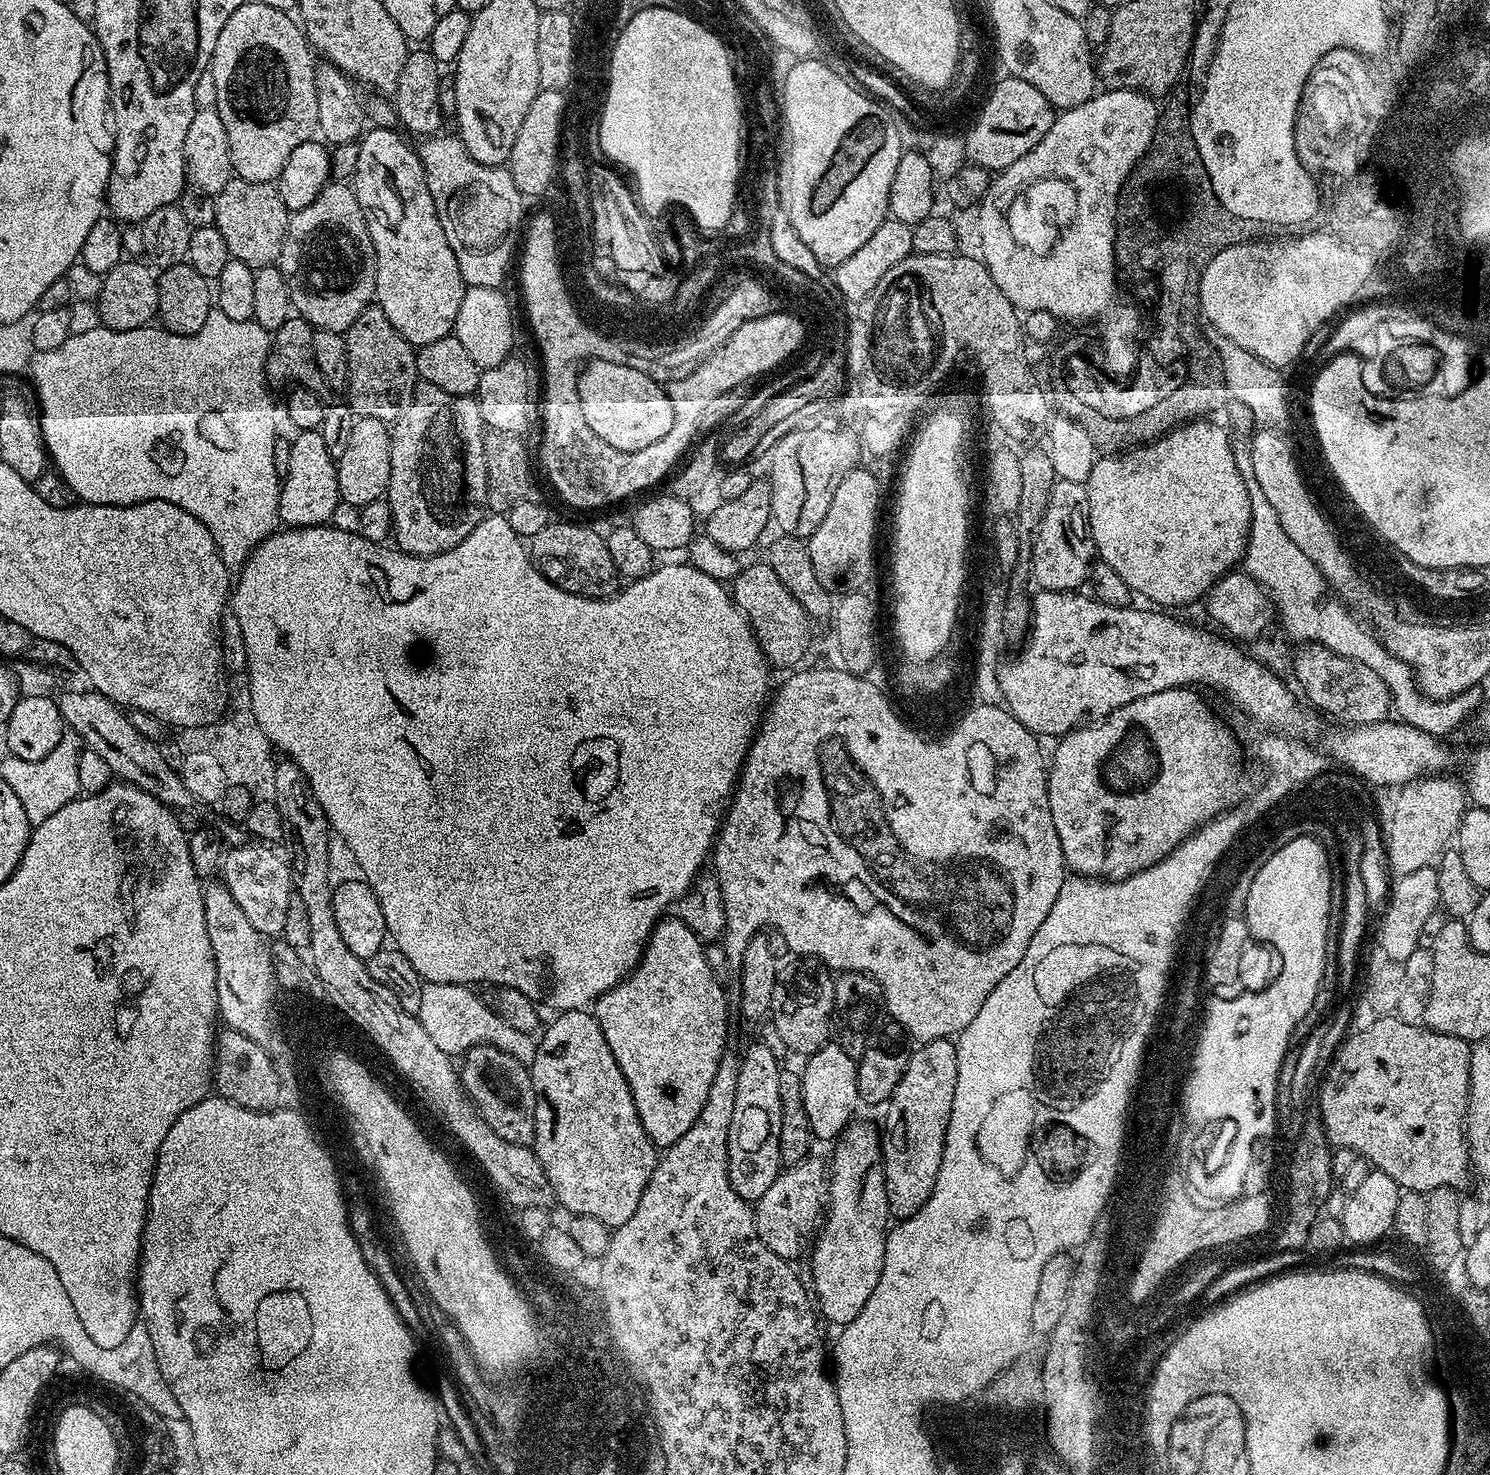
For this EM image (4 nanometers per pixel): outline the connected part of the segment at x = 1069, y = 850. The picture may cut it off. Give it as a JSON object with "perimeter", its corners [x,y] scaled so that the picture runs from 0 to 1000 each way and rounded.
{"perimeter":[[[798,466],[780,468],[777,471],[769,471],[769,473],[764,473],[761,476],[748,480],[744,485],[736,487],[731,494],[723,492],[715,499],[711,500],[709,511],[705,511],[703,521],[703,540],[705,541],[705,555],[707,555],[707,563],[710,563],[710,571],[713,574],[714,585],[717,592],[728,595],[735,595],[739,598],[754,597],[764,591],[768,591],[772,587],[781,583],[792,572],[793,559],[800,559],[805,561],[805,555],[811,551],[813,554],[823,551],[827,542],[829,527],[834,523],[832,510],[827,496],[811,481],[811,477],[805,472],[805,468]]]}

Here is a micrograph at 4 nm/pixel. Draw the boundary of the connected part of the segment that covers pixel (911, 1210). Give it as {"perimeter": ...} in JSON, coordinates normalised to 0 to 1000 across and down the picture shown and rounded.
{"perimeter":[[[638,704],[621,705],[617,708],[615,714],[609,716],[609,722],[605,728],[605,734],[600,739],[595,749],[596,757],[592,764],[592,802],[596,813],[596,820],[599,825],[613,824],[624,812],[630,801],[630,793],[634,784],[635,766],[642,751],[643,736],[643,717],[642,709]]]}

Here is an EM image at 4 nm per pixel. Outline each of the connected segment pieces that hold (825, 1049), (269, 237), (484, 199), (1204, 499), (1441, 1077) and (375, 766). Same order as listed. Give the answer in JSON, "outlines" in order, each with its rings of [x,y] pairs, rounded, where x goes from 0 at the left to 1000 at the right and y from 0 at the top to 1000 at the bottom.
{"outlines":[[[[560,706],[552,708],[548,714],[539,719],[538,747],[541,747],[541,758],[544,758],[544,766],[548,774],[560,774],[566,769],[570,762],[572,761],[574,748],[578,748],[576,742],[576,728],[574,719]]],[[[156,121],[148,131],[144,132],[144,138],[145,140],[144,153],[148,157],[149,161],[152,161],[153,173],[155,176],[165,178],[170,183],[187,177],[195,144],[189,137],[188,128],[185,124],[165,123]]],[[[291,91],[283,94],[281,102],[283,115],[286,118],[286,126],[289,126],[289,134],[291,134],[297,156],[299,156],[299,164],[302,164],[302,169],[305,169],[305,175],[307,175],[307,183],[314,195],[336,195],[341,184],[341,178],[343,176],[344,178],[348,171],[348,163],[353,152],[353,134],[348,126],[345,126],[345,121],[340,113],[321,110],[313,102],[308,92],[298,92]]],[[[806,283],[799,286],[795,286],[791,290],[781,294],[781,296],[767,302],[763,302],[754,308],[744,308],[736,311],[734,316],[733,321],[729,327],[730,332],[730,358],[733,360],[733,368],[734,374],[740,382],[748,384],[750,386],[750,392],[756,395],[756,397],[763,405],[768,404],[774,407],[774,410],[781,414],[789,414],[794,409],[800,409],[802,407],[807,407],[814,397],[821,391],[828,387],[834,380],[836,374],[838,372],[838,360],[840,359],[840,343],[839,336],[837,334],[836,327],[832,321],[829,309],[827,307],[828,299],[824,298],[824,293],[818,290],[811,283]]],[[[941,690],[937,694],[934,694],[934,692],[930,692],[929,694],[925,694],[919,700],[917,700],[914,702],[912,702],[912,701],[908,699],[899,710],[897,711],[895,715],[893,717],[893,721],[891,722],[890,726],[888,727],[887,734],[885,738],[885,750],[886,747],[886,755],[885,755],[885,757],[889,763],[889,769],[891,769],[892,776],[897,778],[909,780],[911,784],[915,786],[916,784],[921,788],[919,790],[923,794],[933,796],[933,799],[936,799],[936,801],[938,801],[938,804],[941,807],[958,809],[963,805],[979,806],[981,805],[980,803],[983,803],[985,800],[987,787],[985,785],[985,774],[983,765],[981,764],[981,760],[985,755],[988,711],[987,710],[986,706],[979,704],[978,702],[974,702],[973,701],[962,700],[959,696],[954,696],[952,694],[951,694],[945,694],[945,692]]],[[[328,348],[325,352],[305,370],[299,374],[291,377],[277,377],[269,374],[265,370],[260,368],[252,369],[242,363],[241,361],[233,361],[220,355],[214,355],[210,358],[194,358],[186,359],[179,363],[168,376],[168,378],[160,386],[161,394],[158,394],[157,401],[154,404],[154,415],[158,417],[158,423],[161,425],[161,431],[164,433],[164,442],[166,444],[166,461],[168,468],[172,472],[172,485],[173,493],[178,496],[181,505],[185,507],[194,516],[201,521],[206,529],[209,538],[213,546],[218,551],[222,563],[231,569],[232,574],[236,577],[239,586],[242,588],[241,593],[247,597],[251,603],[254,612],[256,614],[258,624],[260,628],[260,634],[262,639],[270,647],[272,647],[275,655],[281,658],[282,664],[289,666],[305,666],[313,668],[319,667],[333,667],[336,670],[350,671],[353,677],[359,678],[360,681],[366,684],[373,683],[376,686],[382,686],[386,683],[392,685],[401,676],[407,674],[419,662],[422,662],[430,651],[430,647],[435,641],[440,626],[464,603],[464,599],[470,593],[472,585],[476,585],[479,578],[481,567],[483,565],[483,560],[486,558],[487,548],[491,542],[497,523],[499,521],[499,515],[502,513],[502,506],[507,499],[507,494],[513,487],[513,482],[517,477],[517,466],[515,469],[515,455],[517,451],[507,431],[505,429],[505,423],[499,418],[499,414],[491,406],[491,402],[484,394],[477,392],[477,389],[471,389],[463,381],[459,382],[446,382],[438,384],[436,389],[430,393],[419,395],[413,403],[407,405],[399,404],[389,404],[383,403],[372,395],[369,395],[360,386],[357,381],[352,367],[342,357],[340,349]]]]}

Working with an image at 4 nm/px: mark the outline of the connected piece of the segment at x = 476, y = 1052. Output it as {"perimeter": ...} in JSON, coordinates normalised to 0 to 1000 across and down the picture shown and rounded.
{"perimeter":[[[328,708],[317,710],[311,719],[311,722],[308,722],[307,729],[313,736],[313,742],[319,753],[321,754],[323,758],[337,772],[345,776],[356,774],[360,763],[360,742],[356,724]]]}

